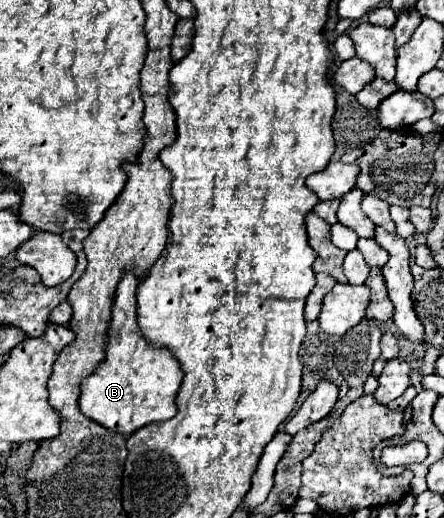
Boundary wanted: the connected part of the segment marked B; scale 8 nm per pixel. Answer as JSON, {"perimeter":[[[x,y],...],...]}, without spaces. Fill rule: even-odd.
{"perimeter":[[[122,271],[122,279],[112,299],[112,319],[104,349],[104,361],[88,375],[80,387],[82,413],[122,435],[132,435],[136,429],[152,421],[168,421],[176,415],[176,393],[182,383],[182,369],[178,359],[164,347],[152,345],[144,339],[136,321],[136,287],[138,277],[130,271]],[[132,321],[132,325],[130,325]]]}

